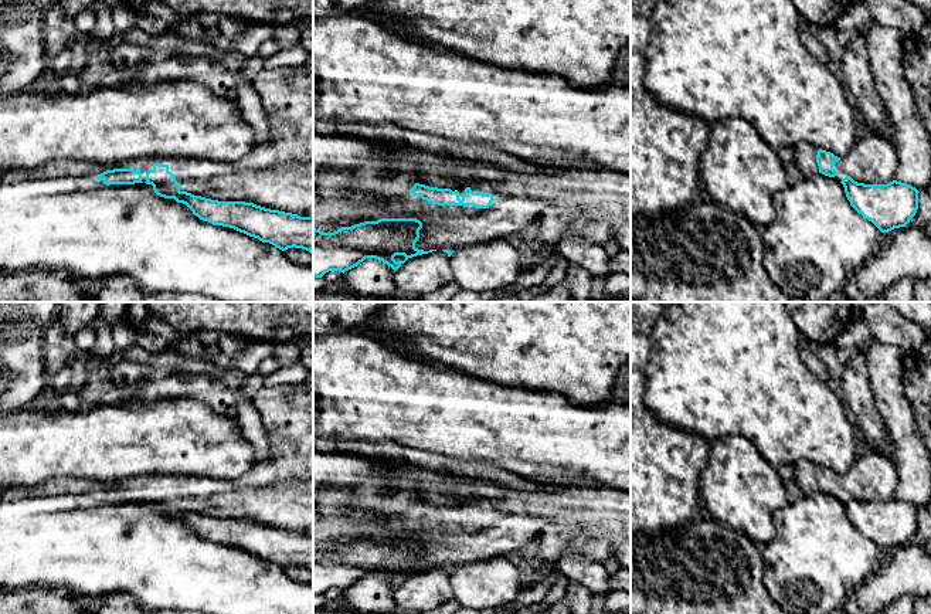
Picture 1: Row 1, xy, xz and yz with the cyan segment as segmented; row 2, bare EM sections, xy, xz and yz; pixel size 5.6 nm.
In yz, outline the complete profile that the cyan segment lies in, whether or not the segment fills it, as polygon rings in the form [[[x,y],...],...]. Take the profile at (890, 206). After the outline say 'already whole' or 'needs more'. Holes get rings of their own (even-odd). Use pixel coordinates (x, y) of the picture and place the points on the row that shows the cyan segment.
[[[850,176],[840,183],[850,206],[881,233],[905,227],[918,210],[920,191],[907,183],[864,184]]]; already whole

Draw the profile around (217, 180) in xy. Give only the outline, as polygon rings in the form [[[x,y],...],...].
[[[160,157],[159,163],[169,166],[180,191],[292,214],[313,214],[313,160],[288,160],[265,170],[239,170],[234,163],[187,157]]]

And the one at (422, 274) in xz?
[[[442,250],[408,258],[394,271],[394,284],[414,299],[453,282],[449,257]]]

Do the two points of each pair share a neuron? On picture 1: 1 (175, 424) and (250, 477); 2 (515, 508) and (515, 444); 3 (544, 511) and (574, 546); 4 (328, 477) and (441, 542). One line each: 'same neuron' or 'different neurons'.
1: different neurons
2: different neurons
3: different neurons
4: different neurons

